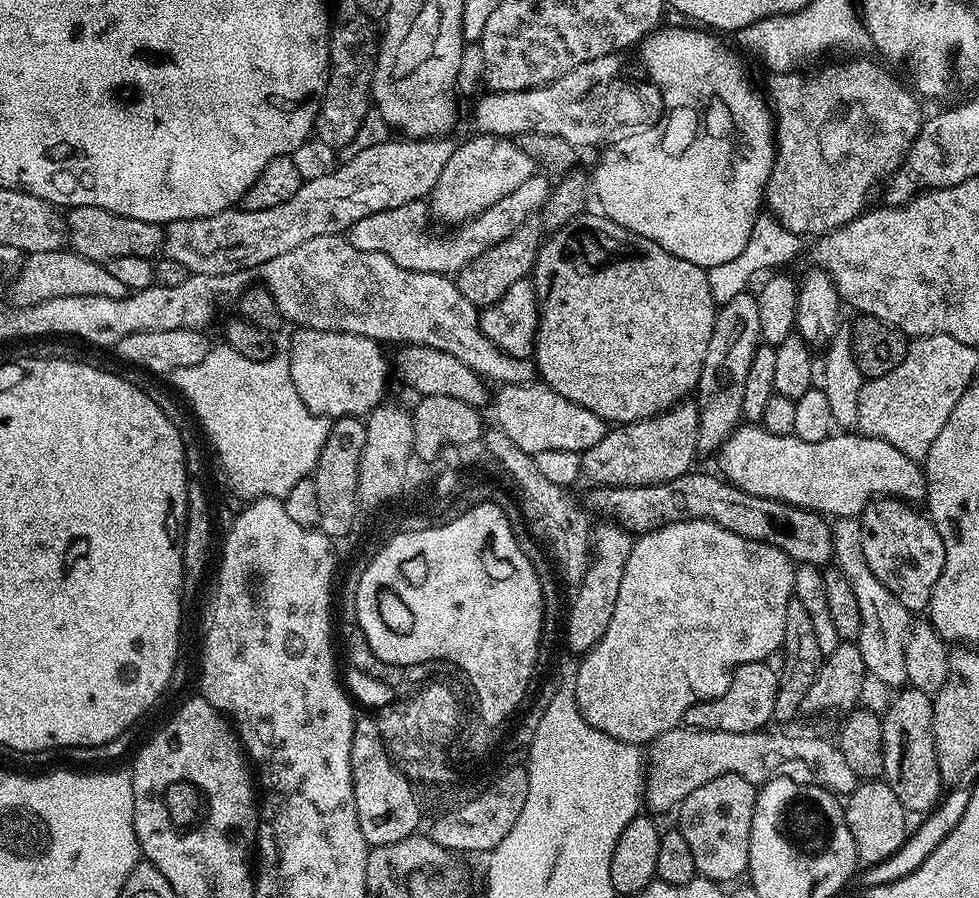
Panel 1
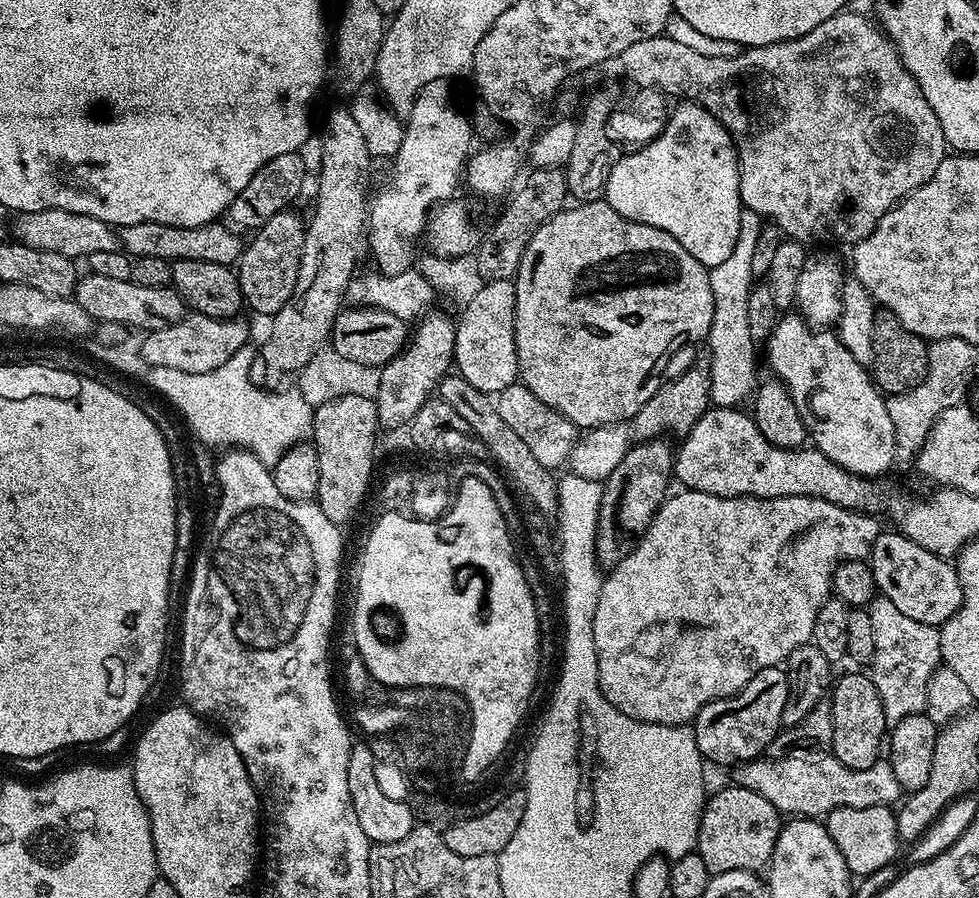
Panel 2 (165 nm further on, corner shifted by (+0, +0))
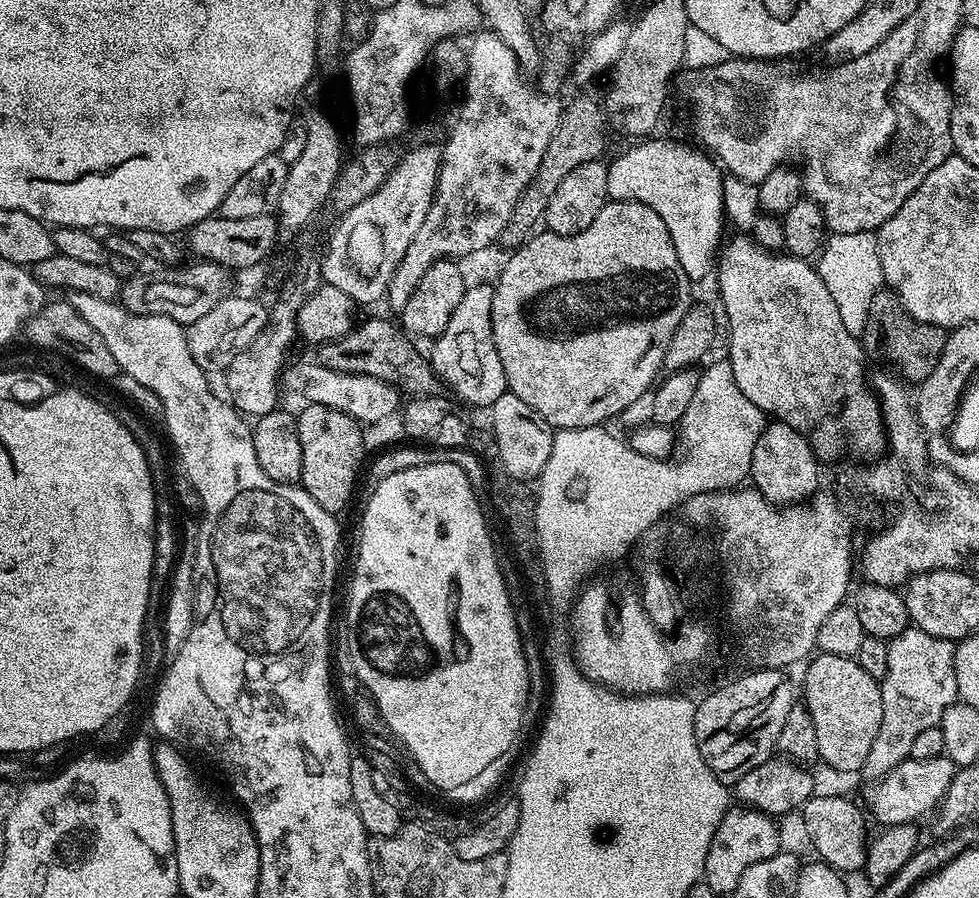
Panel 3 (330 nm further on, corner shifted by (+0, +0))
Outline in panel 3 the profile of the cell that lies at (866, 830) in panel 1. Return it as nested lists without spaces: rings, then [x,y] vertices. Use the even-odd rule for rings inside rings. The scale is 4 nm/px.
[[[814,794],[804,803],[802,815],[804,815],[804,832],[808,835],[808,840],[812,843],[812,848],[821,856],[823,863],[827,867],[840,872],[856,872],[859,873],[864,866],[864,859],[868,853],[868,845],[870,843],[870,835],[868,836],[868,826],[864,822],[866,820],[866,812],[863,807],[860,808],[852,800],[847,800],[844,796],[820,796]]]

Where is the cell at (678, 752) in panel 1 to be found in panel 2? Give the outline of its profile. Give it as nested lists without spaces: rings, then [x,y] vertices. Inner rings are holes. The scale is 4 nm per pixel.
[[[831,754],[816,756],[813,760],[808,756],[794,755],[748,760],[745,764],[737,764],[734,768],[735,783],[746,790],[754,790],[754,794],[762,794],[766,802],[792,818],[827,818],[839,808],[892,806],[901,799],[900,783],[894,778],[887,759],[877,760],[874,766],[866,770],[853,770],[838,762],[838,758]]]

